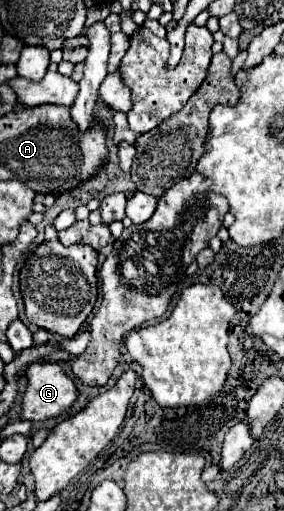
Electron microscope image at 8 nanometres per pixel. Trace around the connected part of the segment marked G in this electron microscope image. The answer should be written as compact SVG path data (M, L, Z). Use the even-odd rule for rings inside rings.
M32 363L26 377L28 387L22 395L22 411L20 411L22 421L44 421L50 417L58 417L66 413L78 397L74 381L64 373L64 369L58 363Z

